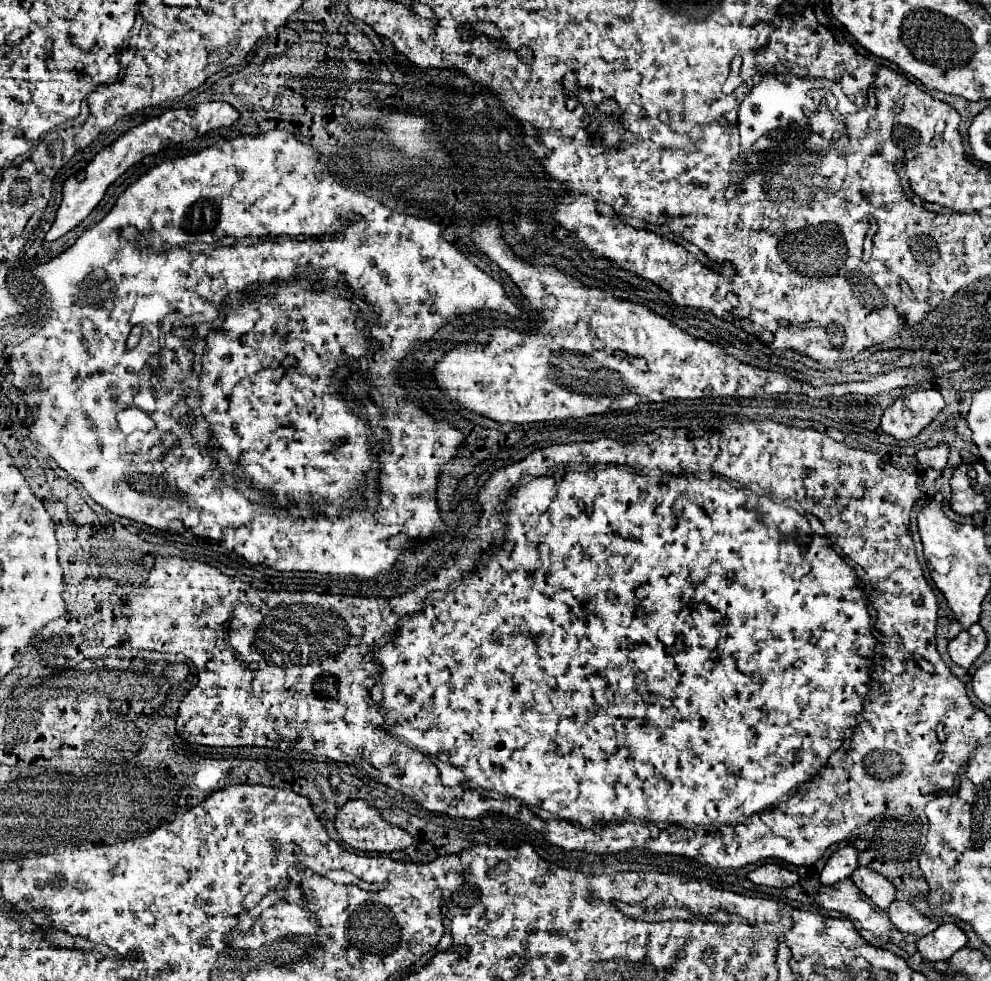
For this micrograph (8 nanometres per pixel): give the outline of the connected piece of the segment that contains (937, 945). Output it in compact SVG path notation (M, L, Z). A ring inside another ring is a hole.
M940 925L936 931L920 937L916 947L928 963L950 961L950 957L966 945L966 935L956 925Z

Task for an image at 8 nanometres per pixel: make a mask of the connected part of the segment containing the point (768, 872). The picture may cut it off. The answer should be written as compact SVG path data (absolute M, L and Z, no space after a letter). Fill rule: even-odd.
M762 865L762 867L754 869L752 873L748 873L748 879L754 885L776 887L776 889L792 887L792 885L798 883L798 875L788 871L786 867L780 867L780 865Z

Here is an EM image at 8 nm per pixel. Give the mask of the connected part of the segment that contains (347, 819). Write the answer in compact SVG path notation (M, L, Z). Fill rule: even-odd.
M362 799L348 801L338 811L336 821L334 821L334 827L336 827L336 831L338 831L338 835L340 835L340 839L344 843L348 843L350 847L354 847L358 851L364 851L364 853L392 853L392 851L408 849L412 845L412 837L406 831L402 831L396 825L386 823L380 817L380 813L368 801L362 801Z

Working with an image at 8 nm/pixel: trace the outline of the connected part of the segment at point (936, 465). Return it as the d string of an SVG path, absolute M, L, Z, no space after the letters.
M938 443L934 447L924 447L916 453L916 459L924 465L924 467L932 467L932 469L944 469L946 461L948 461L948 453L950 447L948 443Z

